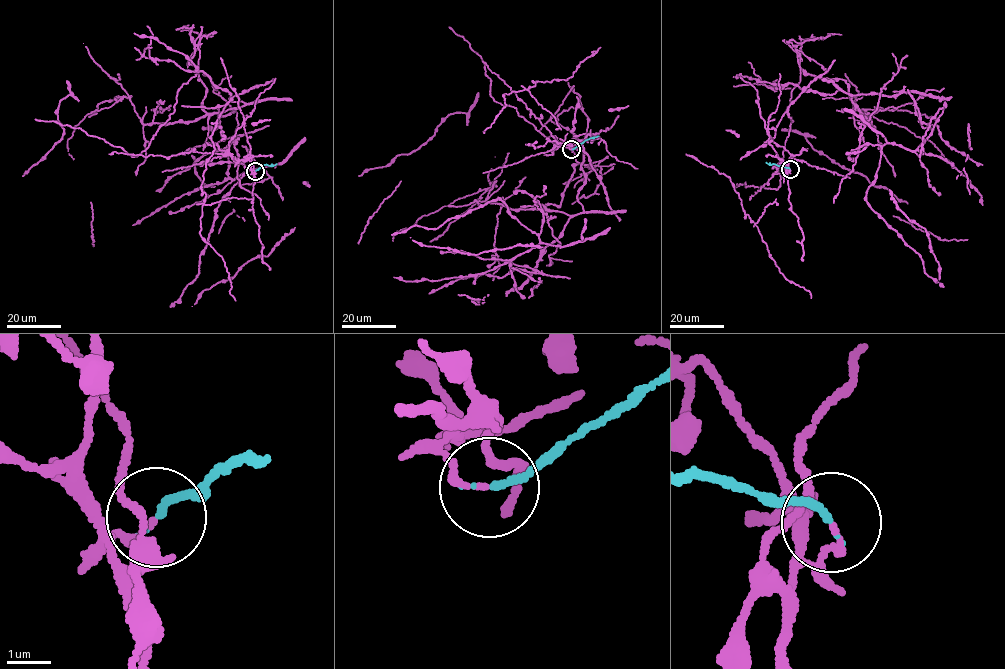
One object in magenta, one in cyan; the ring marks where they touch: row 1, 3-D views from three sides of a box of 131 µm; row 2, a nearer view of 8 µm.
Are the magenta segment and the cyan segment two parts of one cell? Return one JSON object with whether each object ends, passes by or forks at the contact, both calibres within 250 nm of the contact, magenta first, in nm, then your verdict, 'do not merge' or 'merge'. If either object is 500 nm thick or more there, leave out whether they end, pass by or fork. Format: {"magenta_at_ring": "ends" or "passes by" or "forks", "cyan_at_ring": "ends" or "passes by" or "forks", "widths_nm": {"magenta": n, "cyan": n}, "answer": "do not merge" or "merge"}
{"magenta_at_ring": "ends", "cyan_at_ring": "ends", "widths_nm": {"magenta": 160, "cyan": 150}, "answer": "do not merge"}

